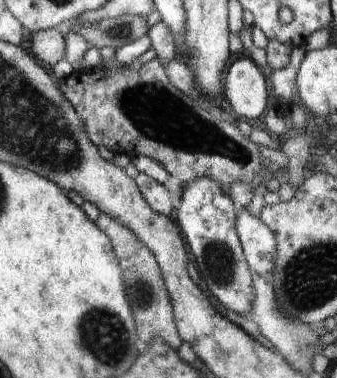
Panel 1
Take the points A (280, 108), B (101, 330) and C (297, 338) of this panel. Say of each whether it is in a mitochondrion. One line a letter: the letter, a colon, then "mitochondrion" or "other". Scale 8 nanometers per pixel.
A: other
B: mitochondrion
C: mitochondrion

